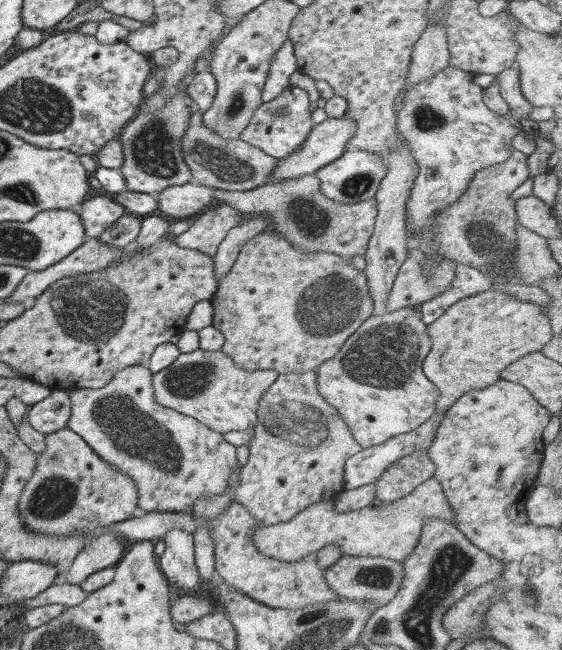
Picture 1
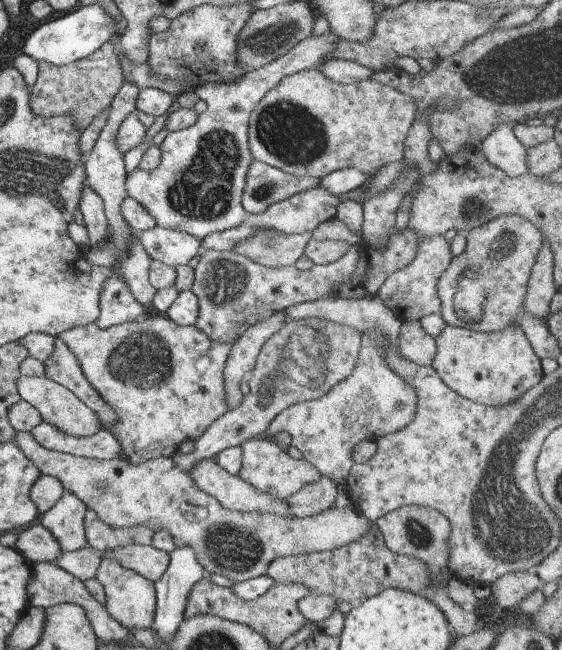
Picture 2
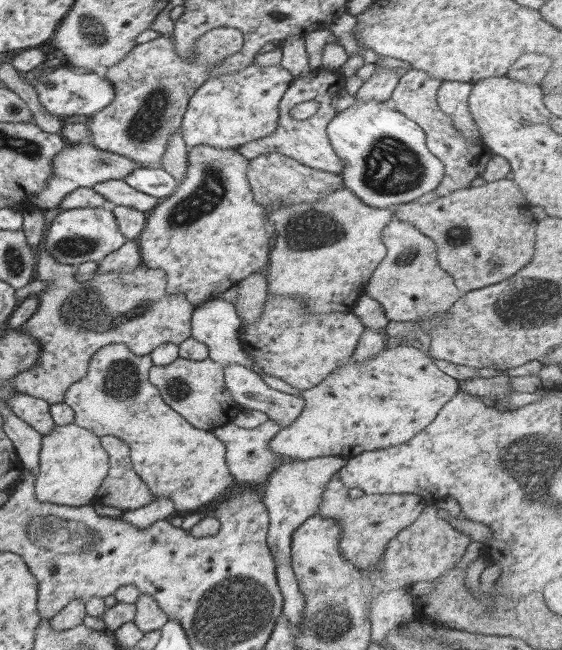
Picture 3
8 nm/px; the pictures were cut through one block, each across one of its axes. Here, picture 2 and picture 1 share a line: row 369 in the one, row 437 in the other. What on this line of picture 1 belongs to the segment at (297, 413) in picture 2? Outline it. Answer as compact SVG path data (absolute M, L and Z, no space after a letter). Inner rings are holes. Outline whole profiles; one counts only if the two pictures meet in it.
M401 308L381 316L371 315L348 336L335 356L316 367L319 395L336 408L361 449L417 429L433 415L439 390L422 372L422 362L429 350L430 339L419 309Z

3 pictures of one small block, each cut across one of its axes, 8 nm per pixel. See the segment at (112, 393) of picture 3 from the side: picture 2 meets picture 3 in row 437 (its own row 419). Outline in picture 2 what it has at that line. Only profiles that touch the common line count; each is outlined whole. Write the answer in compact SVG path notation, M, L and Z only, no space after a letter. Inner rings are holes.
M148 312L141 319L121 323L105 329L97 328L95 323L78 326L71 328L71 330L65 330L65 332L59 332L56 338L63 340L63 344L67 346L67 350L75 356L77 364L79 364L83 376L85 376L85 380L91 384L91 388L95 388L95 392L99 392L99 396L103 398L103 402L109 404L111 410L115 412L115 416L117 416L115 424L107 426L104 430L115 436L115 440L119 442L119 448L121 448L121 452L119 452L121 454L120 458L131 462L131 464L141 464L155 457L170 457L176 452L176 447L180 442L183 442L183 440L197 440L208 426L211 426L219 416L223 416L229 410L227 408L227 394L223 392L223 367L231 346L229 344L219 344L217 340L207 338L203 332L199 332L199 329L194 326L179 326L179 324L173 324L164 315Z

